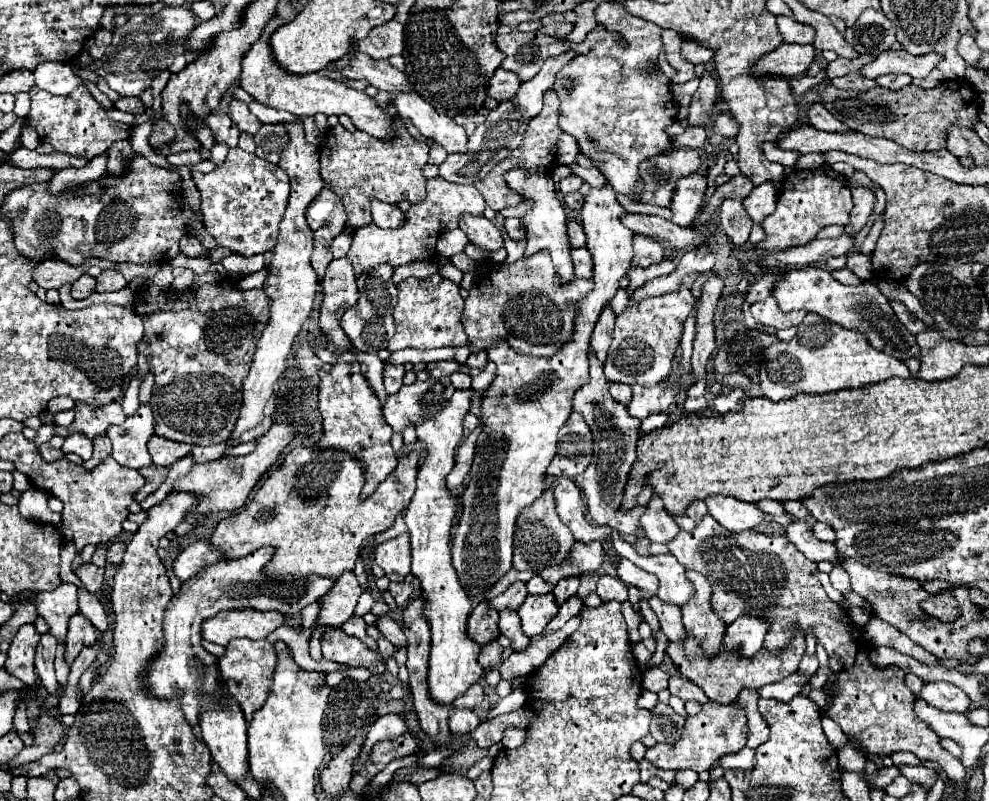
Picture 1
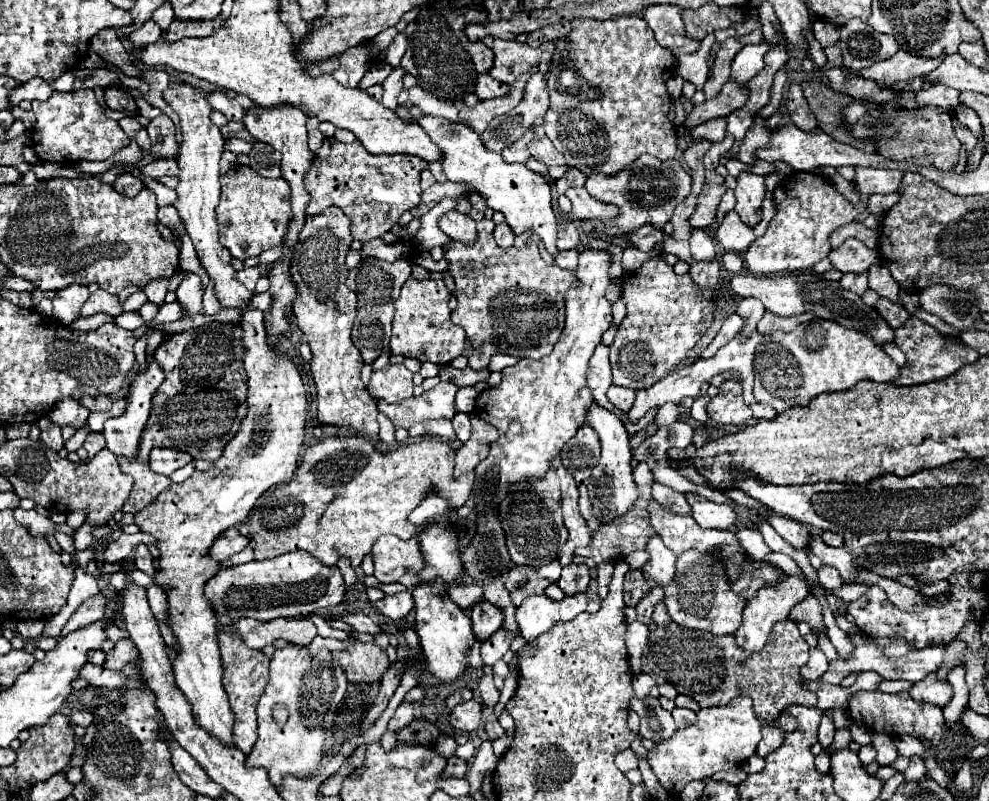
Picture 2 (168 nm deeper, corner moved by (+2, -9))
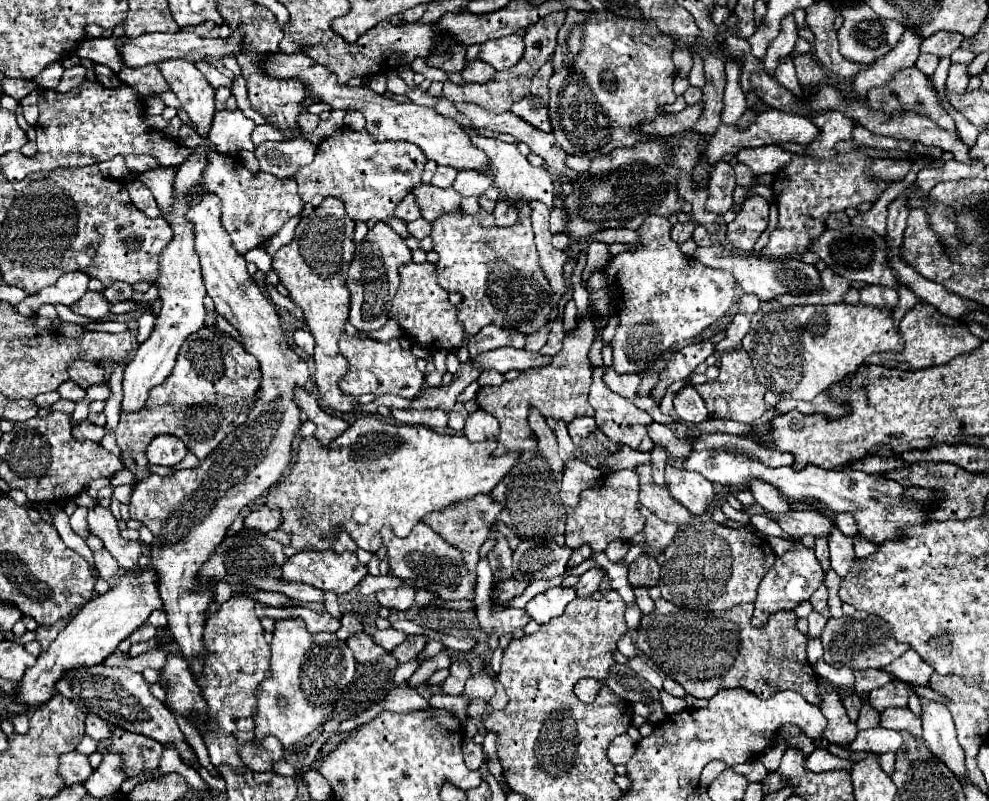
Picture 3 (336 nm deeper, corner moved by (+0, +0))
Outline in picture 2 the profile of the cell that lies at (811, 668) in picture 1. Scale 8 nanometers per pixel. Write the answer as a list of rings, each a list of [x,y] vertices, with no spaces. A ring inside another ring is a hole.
[[[815,647],[815,649],[811,651],[809,663],[805,663],[805,667],[801,667],[801,675],[803,675],[805,679],[815,679],[817,675],[825,673],[827,665],[829,665],[829,663],[827,663],[827,657],[823,655],[823,651],[821,651],[819,647]]]

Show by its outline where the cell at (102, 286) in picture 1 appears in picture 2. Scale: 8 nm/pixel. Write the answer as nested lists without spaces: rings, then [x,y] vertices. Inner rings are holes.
[[[97,289],[95,293],[91,293],[91,297],[85,301],[83,309],[81,309],[81,315],[87,317],[87,315],[93,315],[93,313],[109,313],[109,315],[121,315],[123,313],[123,307],[121,307],[121,301],[117,299],[117,295],[111,295],[111,293],[105,293],[105,289]]]

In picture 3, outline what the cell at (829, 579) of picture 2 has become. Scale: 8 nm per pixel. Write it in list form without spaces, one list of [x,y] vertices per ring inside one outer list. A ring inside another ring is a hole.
[[[817,538],[815,540],[815,552],[817,552],[817,558],[819,558],[823,570],[827,572],[829,570],[829,548],[827,548],[827,540],[825,538]]]

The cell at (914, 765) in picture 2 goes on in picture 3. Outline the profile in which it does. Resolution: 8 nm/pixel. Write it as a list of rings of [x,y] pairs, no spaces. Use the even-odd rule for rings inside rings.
[[[889,708],[880,714],[880,726],[900,732],[909,730],[917,740],[922,741],[922,721],[909,708]]]

